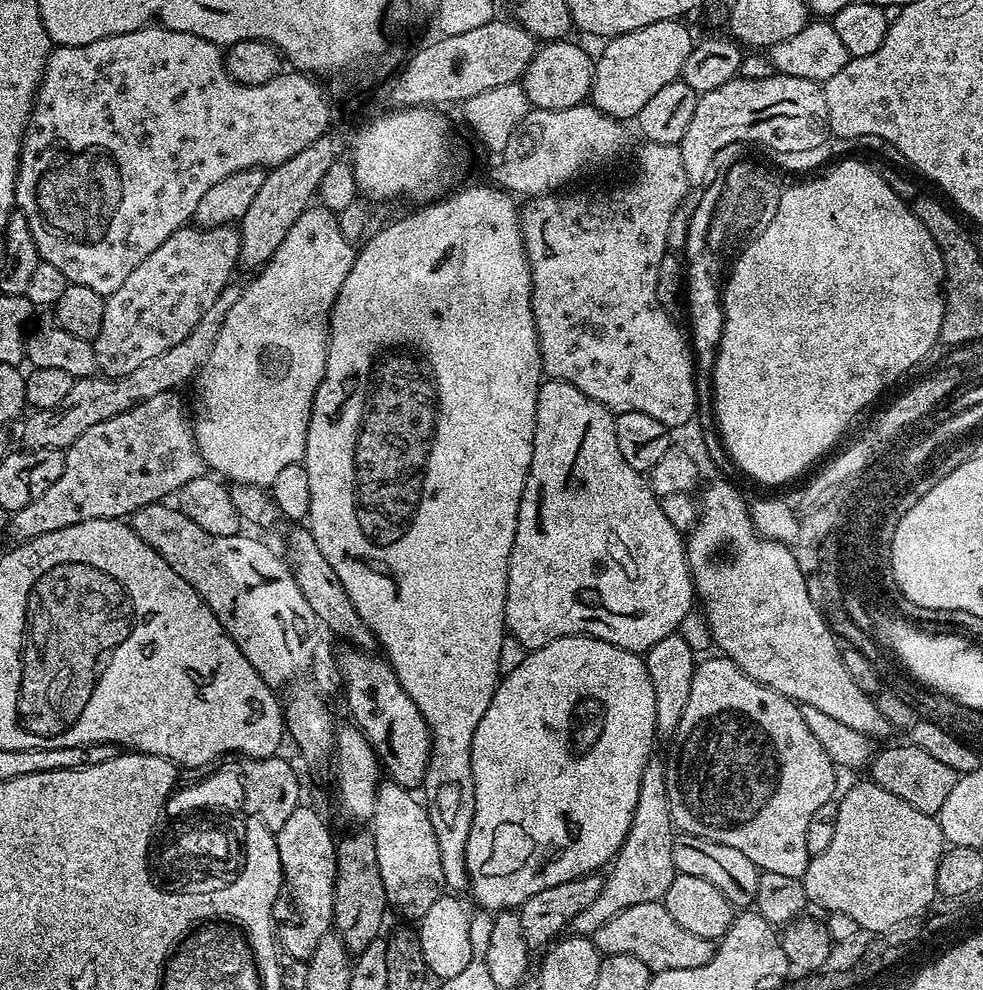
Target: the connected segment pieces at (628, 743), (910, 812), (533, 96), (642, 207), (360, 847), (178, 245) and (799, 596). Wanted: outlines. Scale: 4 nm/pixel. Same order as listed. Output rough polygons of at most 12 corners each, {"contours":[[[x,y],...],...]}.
{"contours":[[[531,649],[474,730],[485,912],[611,865],[657,743],[644,656]],[[871,782],[802,881],[872,934],[923,907],[936,816]],[[544,42],[522,77],[532,108],[591,97],[593,53]],[[674,144],[520,212],[540,363],[609,412],[696,416],[658,302]],[[371,831],[336,845],[332,923],[349,953],[388,907]],[[179,228],[104,302],[96,367],[178,346],[233,283],[240,233]],[[712,484],[686,536],[711,643],[879,738],[789,545]]]}

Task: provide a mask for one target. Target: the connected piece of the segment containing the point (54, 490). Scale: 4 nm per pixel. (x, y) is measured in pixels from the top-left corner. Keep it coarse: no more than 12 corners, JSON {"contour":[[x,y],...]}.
{"contour":[[163,392],[64,452],[62,478],[9,515],[26,544],[128,518],[205,475]]}

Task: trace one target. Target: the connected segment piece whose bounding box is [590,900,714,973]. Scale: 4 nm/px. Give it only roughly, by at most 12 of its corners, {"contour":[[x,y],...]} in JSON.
{"contour":[[638,902],[598,926],[604,956],[653,973],[707,960],[713,941],[682,930],[663,902]]}

